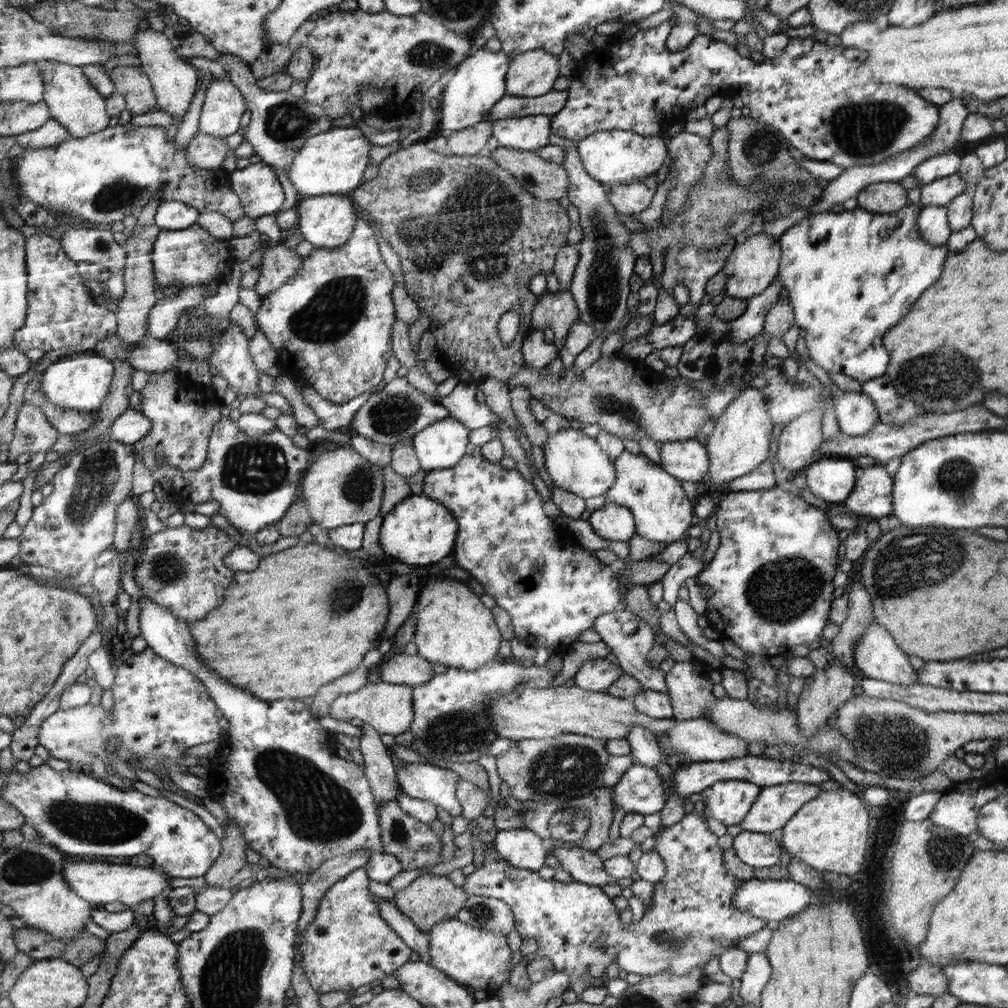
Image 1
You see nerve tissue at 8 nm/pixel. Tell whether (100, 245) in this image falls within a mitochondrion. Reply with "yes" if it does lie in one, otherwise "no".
yes

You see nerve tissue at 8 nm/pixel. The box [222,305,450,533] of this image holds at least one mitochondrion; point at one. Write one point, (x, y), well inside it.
(396, 413)

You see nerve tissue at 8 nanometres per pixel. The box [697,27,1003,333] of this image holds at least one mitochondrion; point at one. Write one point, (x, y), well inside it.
(862, 130)

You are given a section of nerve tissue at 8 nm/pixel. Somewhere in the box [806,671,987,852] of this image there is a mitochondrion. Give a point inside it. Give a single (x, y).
(898, 743)

